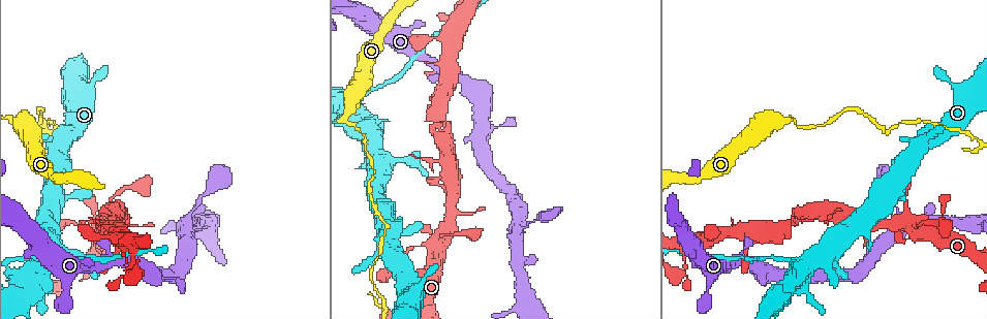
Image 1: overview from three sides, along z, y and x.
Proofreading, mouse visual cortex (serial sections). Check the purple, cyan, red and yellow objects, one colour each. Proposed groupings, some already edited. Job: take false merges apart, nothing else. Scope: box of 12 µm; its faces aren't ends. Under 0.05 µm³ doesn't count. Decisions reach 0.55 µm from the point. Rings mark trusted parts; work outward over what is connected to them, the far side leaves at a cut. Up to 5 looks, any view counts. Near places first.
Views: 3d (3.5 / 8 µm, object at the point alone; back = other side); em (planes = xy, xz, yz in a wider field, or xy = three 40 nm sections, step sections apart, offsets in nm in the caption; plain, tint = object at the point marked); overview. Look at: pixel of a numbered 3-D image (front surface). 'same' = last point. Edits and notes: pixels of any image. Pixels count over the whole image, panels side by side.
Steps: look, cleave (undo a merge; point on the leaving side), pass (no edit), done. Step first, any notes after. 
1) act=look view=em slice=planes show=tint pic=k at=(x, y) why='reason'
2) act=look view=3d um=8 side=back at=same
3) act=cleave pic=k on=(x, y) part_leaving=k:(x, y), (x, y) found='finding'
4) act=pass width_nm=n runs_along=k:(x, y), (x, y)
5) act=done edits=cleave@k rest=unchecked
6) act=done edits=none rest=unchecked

act=look view=3d um=8 pic=1 at=(484, 125) why='sharp bend'

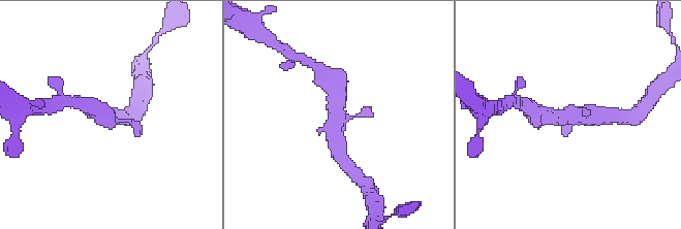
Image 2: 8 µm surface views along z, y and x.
act=look view=em slice=xy step=1 show=tint pic=2 at=(339, 119)

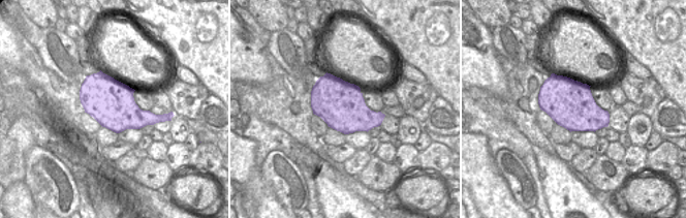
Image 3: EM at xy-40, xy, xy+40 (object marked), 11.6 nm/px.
act=pass runs_along=2:(339, 88), (335, 123), (338, 148) found='continuous, no second cell'

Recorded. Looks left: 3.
act=look view=3d um=3.5 pic=1 at=(118, 212)

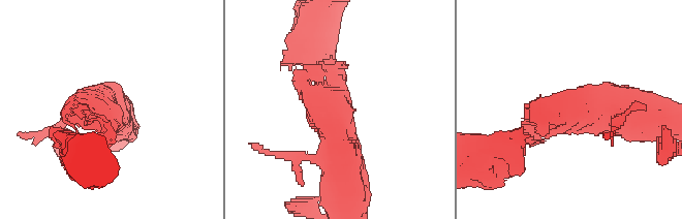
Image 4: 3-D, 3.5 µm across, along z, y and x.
act=look view=em slice=planes show=tint pic=4 at=(333, 106) why='now the EM'

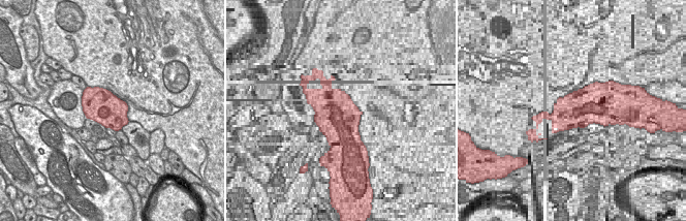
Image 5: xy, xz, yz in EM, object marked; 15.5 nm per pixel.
act=pass runs_along=4:(632, 114), (572, 111), (524, 138) found='all the same cell'

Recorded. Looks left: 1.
act=done edits=none rest=unchecked

